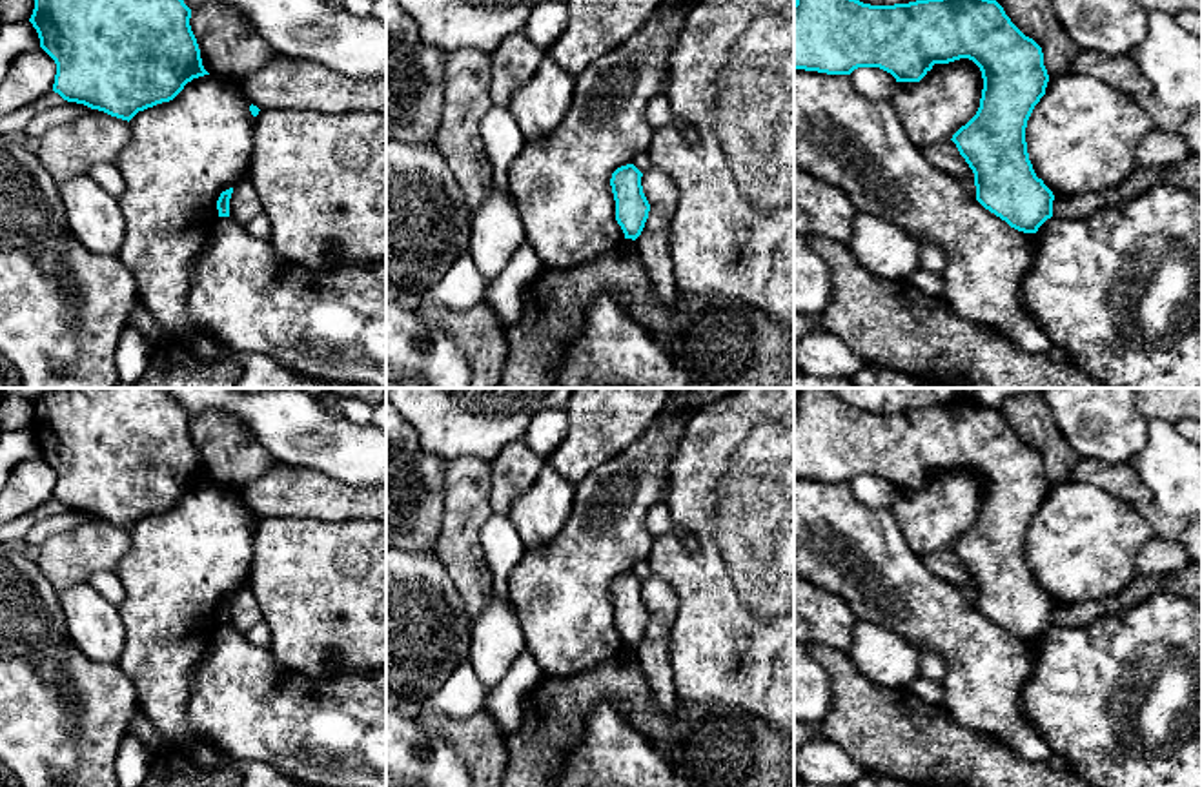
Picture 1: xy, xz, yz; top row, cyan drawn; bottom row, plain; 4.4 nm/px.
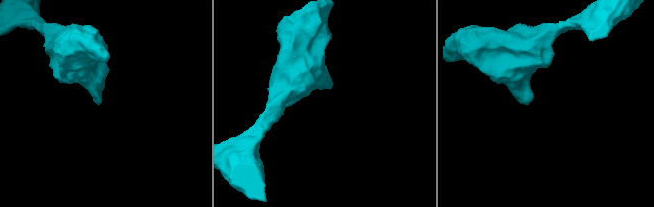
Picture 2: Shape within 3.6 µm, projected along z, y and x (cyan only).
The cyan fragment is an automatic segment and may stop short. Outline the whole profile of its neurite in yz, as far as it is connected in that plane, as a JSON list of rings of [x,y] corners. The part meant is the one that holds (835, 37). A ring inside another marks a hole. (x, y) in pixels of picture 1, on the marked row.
[[[796,0],[794,2],[794,69],[827,75],[851,75],[858,67],[880,67],[896,82],[920,82],[934,64],[960,58],[973,60],[983,78],[976,115],[954,135],[960,155],[974,173],[976,200],[1024,233],[1036,233],[1053,217],[1053,191],[1036,177],[1027,153],[1027,120],[1045,95],[1049,82],[1042,47],[1025,36],[996,0],[916,0],[894,5],[871,5],[860,0]]]

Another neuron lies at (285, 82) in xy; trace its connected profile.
[[[275,55],[237,84],[259,109],[386,113],[386,77],[351,78],[311,60]]]

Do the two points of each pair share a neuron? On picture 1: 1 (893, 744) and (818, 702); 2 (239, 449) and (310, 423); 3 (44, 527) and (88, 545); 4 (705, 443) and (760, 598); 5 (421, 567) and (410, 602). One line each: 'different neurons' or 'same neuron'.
1: different neurons
2: different neurons
3: different neurons
4: same neuron
5: same neuron

